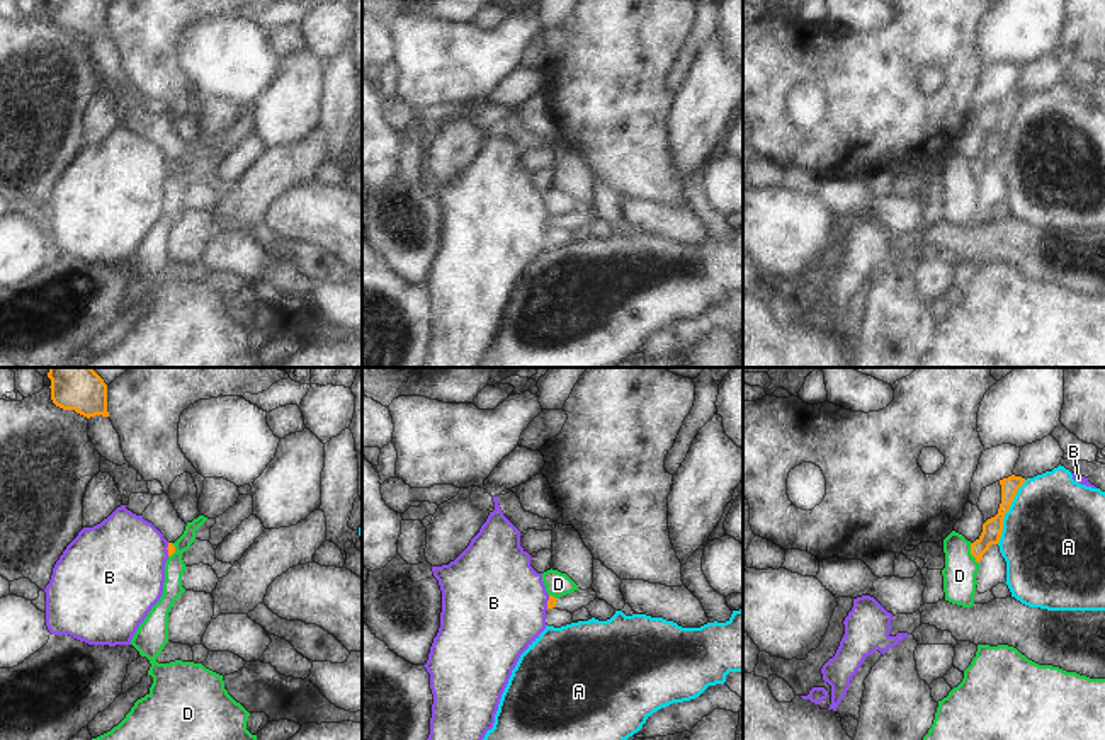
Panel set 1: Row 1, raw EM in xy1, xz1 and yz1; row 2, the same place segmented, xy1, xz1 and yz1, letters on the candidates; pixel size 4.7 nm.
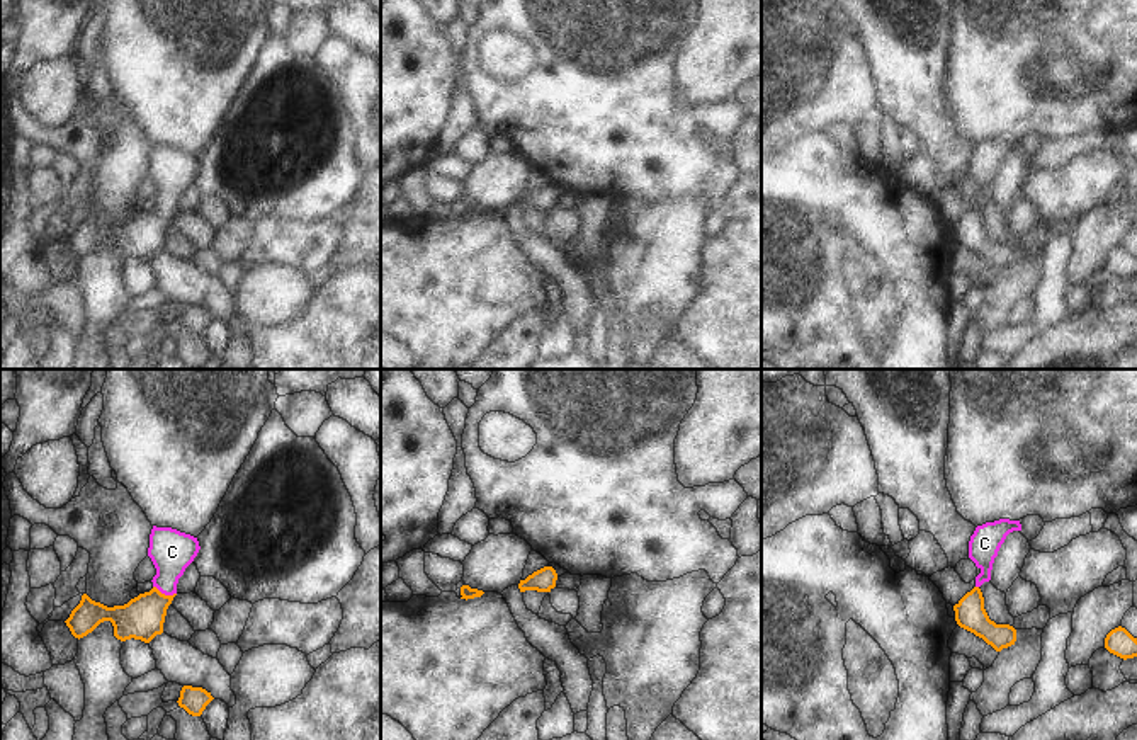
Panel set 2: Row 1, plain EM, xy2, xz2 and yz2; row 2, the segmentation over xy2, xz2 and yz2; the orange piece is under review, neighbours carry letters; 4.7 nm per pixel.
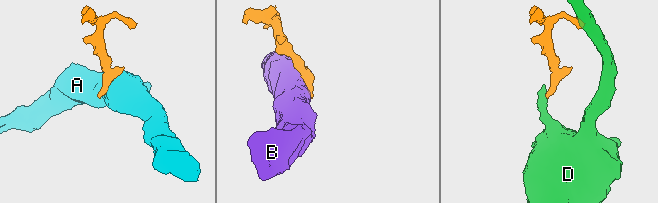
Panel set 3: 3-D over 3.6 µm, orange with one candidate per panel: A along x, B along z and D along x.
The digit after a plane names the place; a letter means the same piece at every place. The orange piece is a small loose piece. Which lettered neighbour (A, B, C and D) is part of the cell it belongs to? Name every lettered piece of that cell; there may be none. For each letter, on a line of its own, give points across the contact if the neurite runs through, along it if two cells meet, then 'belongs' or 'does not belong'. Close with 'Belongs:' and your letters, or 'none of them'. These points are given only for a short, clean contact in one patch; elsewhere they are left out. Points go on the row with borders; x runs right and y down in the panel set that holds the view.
A: border yz1 (1025, 480), (1005, 514), (1002, 536), (997, 543); does not belong
B: does not belong
C: way xy2 (141, 618), (164, 594), (172, 552); belongs
D: border yz1 (971, 543), (971, 553), (978, 563); does not belong
Belongs: C

